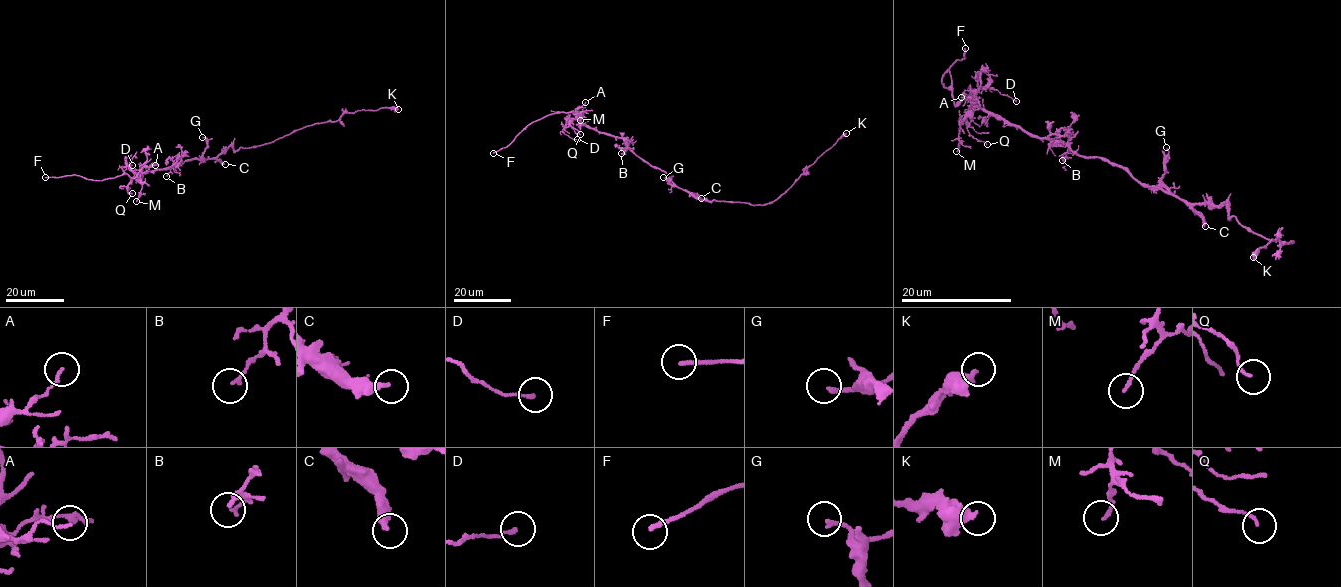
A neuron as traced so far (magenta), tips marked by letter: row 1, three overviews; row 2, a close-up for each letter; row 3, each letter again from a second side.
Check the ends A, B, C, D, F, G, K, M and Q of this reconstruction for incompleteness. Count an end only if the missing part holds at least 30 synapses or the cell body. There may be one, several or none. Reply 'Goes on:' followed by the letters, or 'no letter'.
Goes on: F

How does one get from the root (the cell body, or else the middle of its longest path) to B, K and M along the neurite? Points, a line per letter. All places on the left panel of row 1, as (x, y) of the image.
B: (206, 159), (185, 160), (171, 169), (166, 176)
K: (206, 159), (230, 146), (235, 150), (268, 143), (307, 126), (333, 122), (344, 113), (386, 107), (398, 109)
M: (206, 159), (187, 160), (180, 165), (141, 173), (142, 189), (136, 201)

